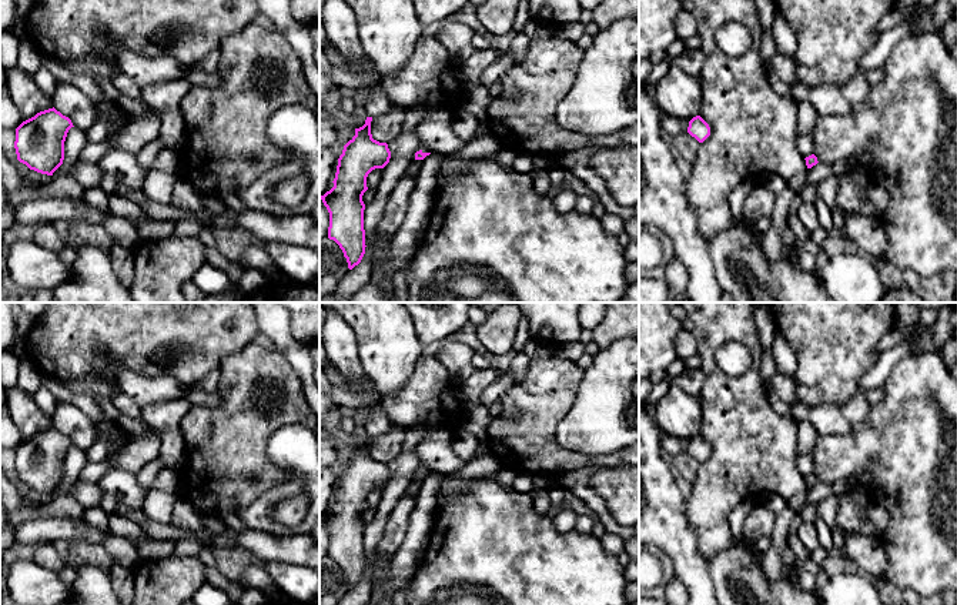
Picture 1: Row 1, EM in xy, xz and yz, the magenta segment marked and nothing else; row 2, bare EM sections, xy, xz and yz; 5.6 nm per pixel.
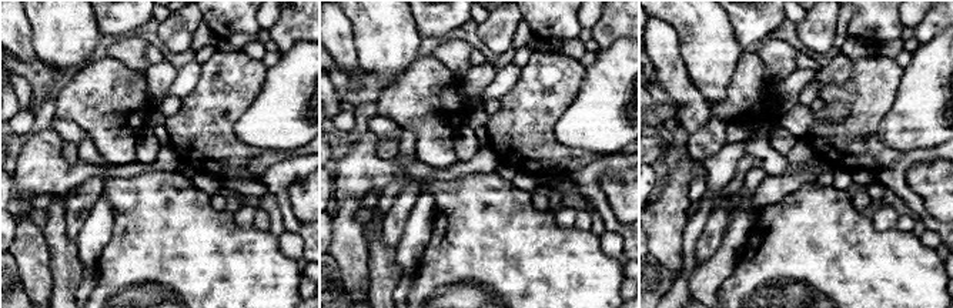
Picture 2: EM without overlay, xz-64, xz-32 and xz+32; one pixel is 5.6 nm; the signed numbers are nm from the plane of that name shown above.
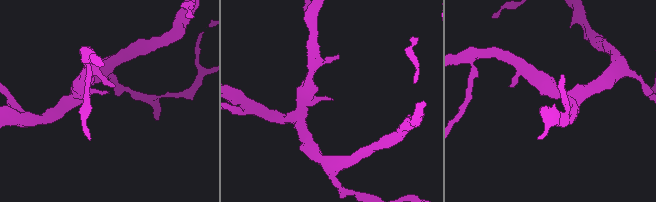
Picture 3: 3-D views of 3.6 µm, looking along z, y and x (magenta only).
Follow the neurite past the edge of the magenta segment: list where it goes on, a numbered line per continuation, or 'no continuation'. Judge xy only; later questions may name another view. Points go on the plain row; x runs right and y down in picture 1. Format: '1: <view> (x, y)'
no continuation

